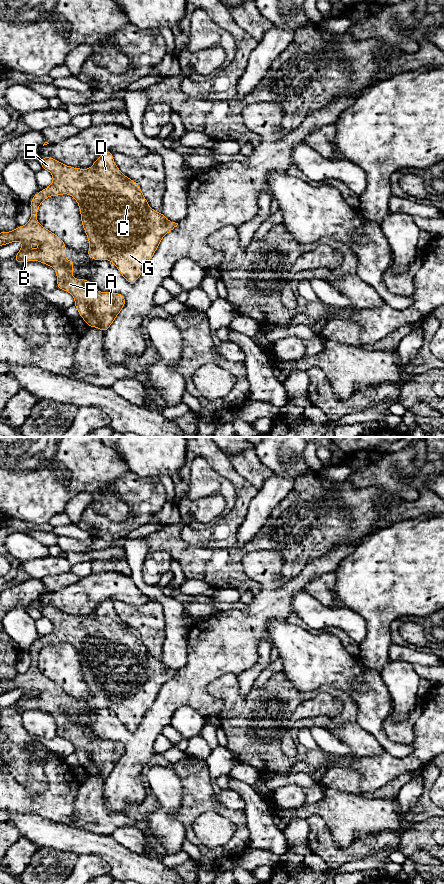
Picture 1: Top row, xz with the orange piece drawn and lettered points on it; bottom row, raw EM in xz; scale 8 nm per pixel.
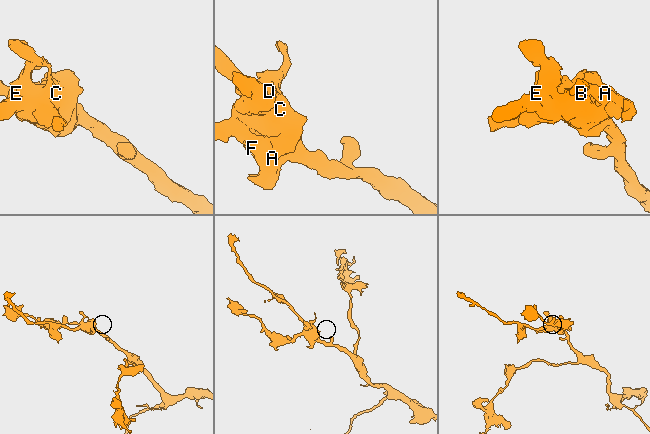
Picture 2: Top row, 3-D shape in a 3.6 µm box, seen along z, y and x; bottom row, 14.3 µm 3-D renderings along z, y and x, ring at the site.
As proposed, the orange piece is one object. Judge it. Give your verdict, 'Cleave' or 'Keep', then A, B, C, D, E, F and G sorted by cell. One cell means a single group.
Keep. Groups: A B C D E F G

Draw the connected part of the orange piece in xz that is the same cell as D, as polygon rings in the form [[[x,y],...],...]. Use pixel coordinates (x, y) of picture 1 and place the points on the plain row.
[[[104,600],[88,617],[67,614],[51,605],[39,607],[42,617],[49,619],[53,630],[37,641],[30,650],[31,665],[24,673],[10,680],[0,680],[0,694],[20,689],[22,695],[13,706],[19,711],[39,709],[53,717],[57,723],[57,735],[69,740],[75,747],[75,755],[87,775],[96,775],[106,780],[125,753],[126,747],[120,741],[99,740],[89,728],[72,724],[72,708],[66,708],[66,693],[53,680],[39,672],[36,664],[40,652],[50,644],[71,643],[78,651],[81,670],[88,685],[88,705],[94,708],[109,708],[128,731],[134,731],[141,724],[146,712],[156,700],[162,686],[177,675],[162,661],[152,657],[140,634],[123,623],[113,608],[113,601]]]

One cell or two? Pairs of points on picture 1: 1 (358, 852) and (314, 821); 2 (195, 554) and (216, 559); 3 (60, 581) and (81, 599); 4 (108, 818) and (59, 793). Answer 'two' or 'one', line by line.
1: one
2: one
3: two
4: two

